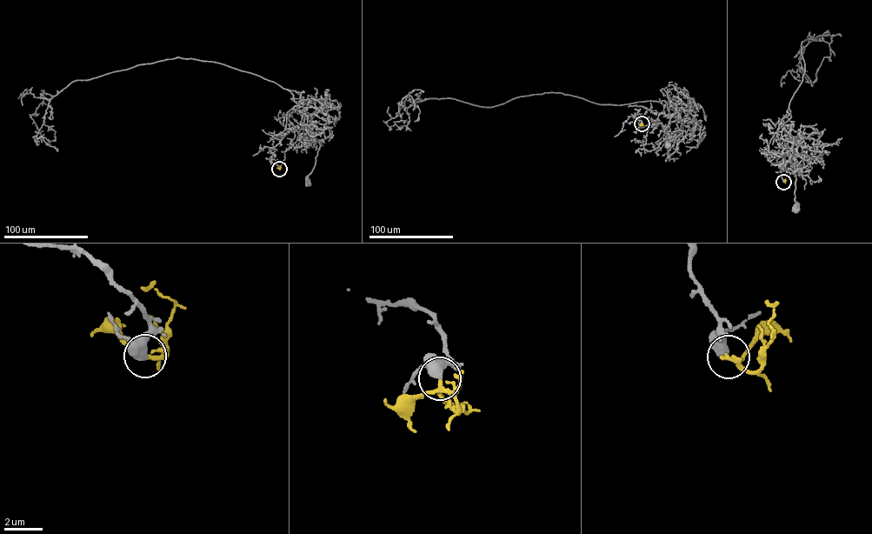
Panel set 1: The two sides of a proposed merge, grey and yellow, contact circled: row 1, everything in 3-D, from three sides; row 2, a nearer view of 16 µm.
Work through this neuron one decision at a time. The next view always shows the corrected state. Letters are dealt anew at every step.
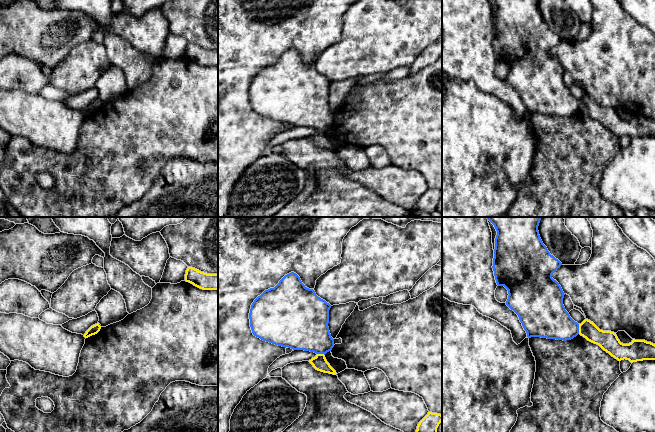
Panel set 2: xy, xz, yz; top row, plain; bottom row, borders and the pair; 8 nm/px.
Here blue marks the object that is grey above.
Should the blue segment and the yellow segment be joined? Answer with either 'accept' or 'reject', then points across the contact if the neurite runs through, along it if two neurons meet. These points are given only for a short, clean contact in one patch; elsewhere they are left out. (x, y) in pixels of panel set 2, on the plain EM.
reject | along yz (578, 100), (579, 109)

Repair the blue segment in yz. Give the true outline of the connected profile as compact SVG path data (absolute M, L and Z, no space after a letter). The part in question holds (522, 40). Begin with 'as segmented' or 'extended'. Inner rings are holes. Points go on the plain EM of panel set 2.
as segmented | M493 0L497 11L493 47L498 62L508 66L506 81L519 93L527 113L571 116L579 110L575 98L563 81L564 68L552 50L562 39L543 20L539 0Z

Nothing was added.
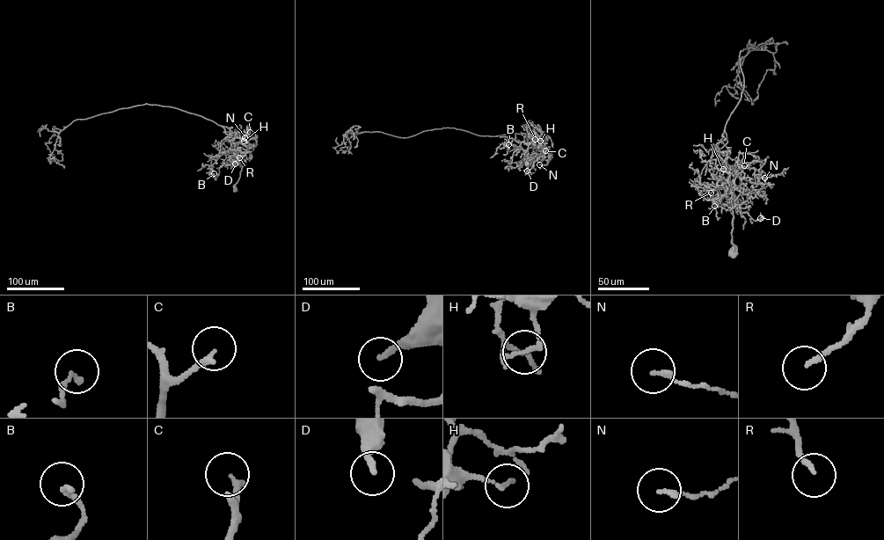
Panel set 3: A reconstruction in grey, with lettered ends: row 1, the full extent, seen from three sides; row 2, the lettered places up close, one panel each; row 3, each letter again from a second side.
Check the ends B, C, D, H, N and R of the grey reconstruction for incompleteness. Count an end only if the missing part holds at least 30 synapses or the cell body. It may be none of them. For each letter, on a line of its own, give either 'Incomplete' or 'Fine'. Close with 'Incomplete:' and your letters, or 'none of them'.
B: Fine
C: Incomplete
D: Fine
H: Fine
N: Fine
R: Incomplete
Incomplete: C, R

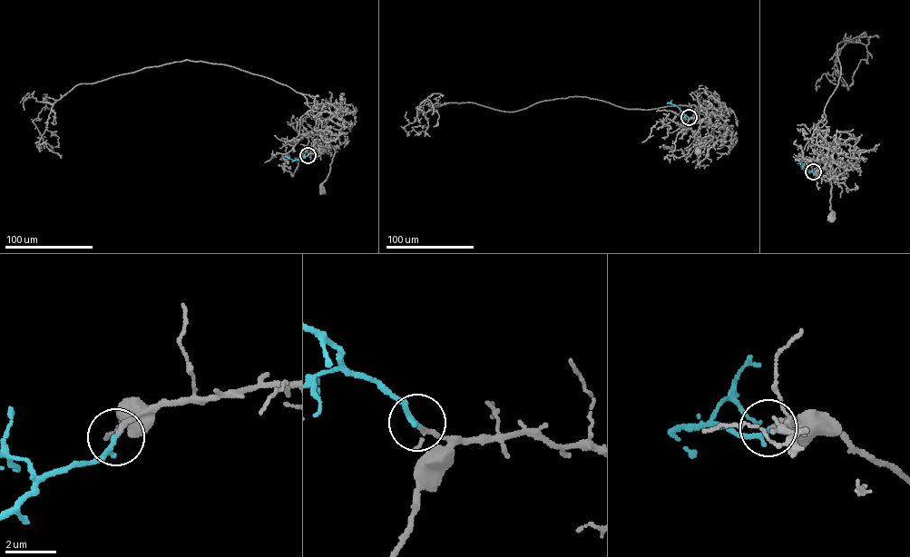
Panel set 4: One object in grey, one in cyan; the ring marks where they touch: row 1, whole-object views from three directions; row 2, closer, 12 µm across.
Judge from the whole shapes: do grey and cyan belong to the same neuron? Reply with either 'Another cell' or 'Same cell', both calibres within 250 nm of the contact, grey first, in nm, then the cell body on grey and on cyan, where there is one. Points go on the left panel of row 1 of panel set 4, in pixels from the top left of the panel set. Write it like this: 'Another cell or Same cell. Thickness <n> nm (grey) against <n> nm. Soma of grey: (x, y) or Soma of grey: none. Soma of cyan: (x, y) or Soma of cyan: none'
Same cell. Thickness 130 nm (grey) against 220 nm. Soma of grey: (322, 191). Soma of cyan: none

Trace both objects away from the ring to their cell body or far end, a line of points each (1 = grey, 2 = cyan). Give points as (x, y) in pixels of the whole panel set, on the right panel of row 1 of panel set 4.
1: (814, 171), (818, 171), (817, 162), (827, 151), (836, 152), (837, 166), (831, 177), (831, 219)
2: (813, 171), (804, 170), (801, 163), (797, 163)

